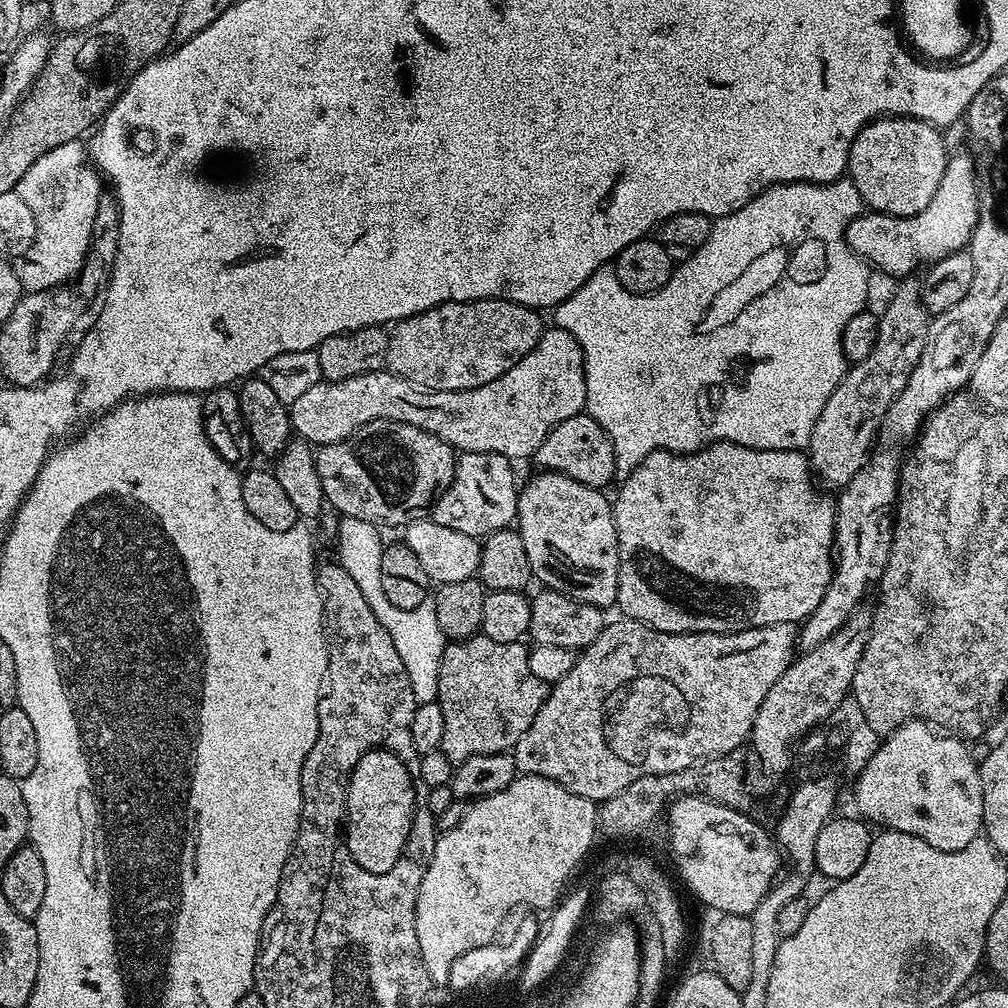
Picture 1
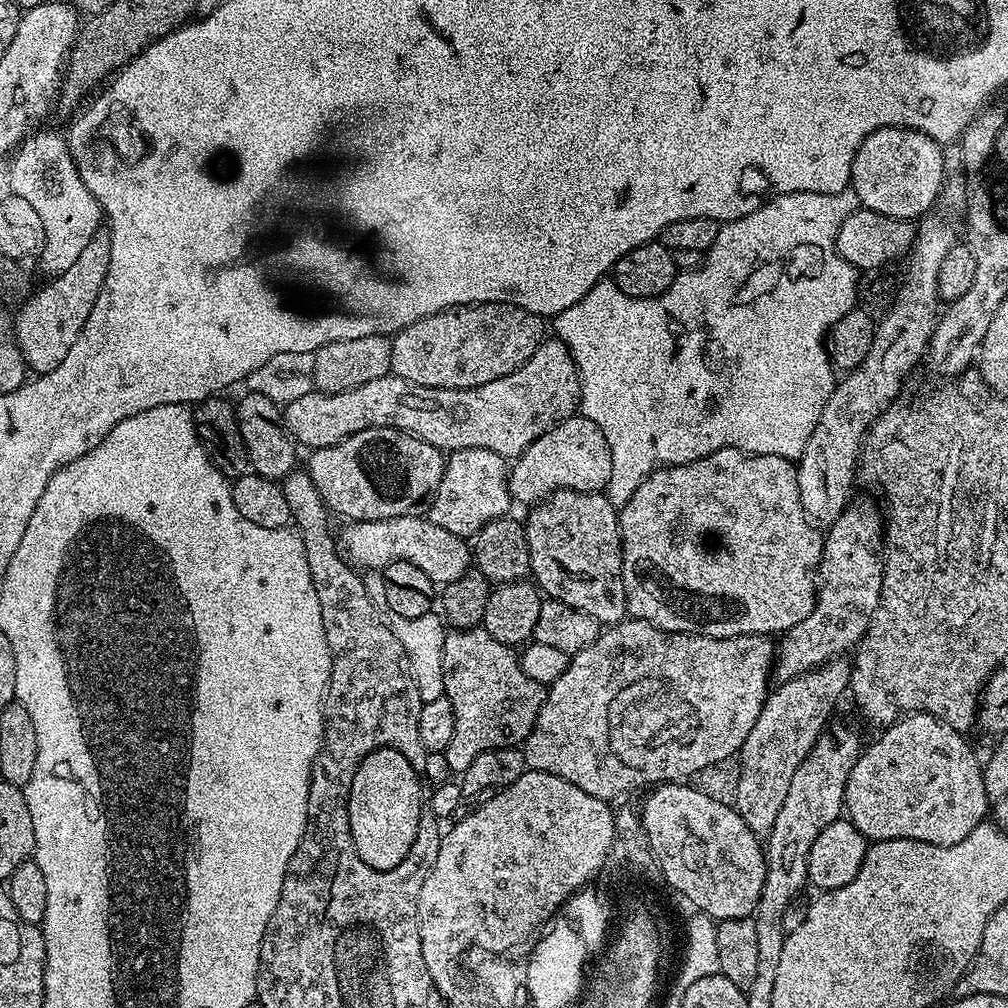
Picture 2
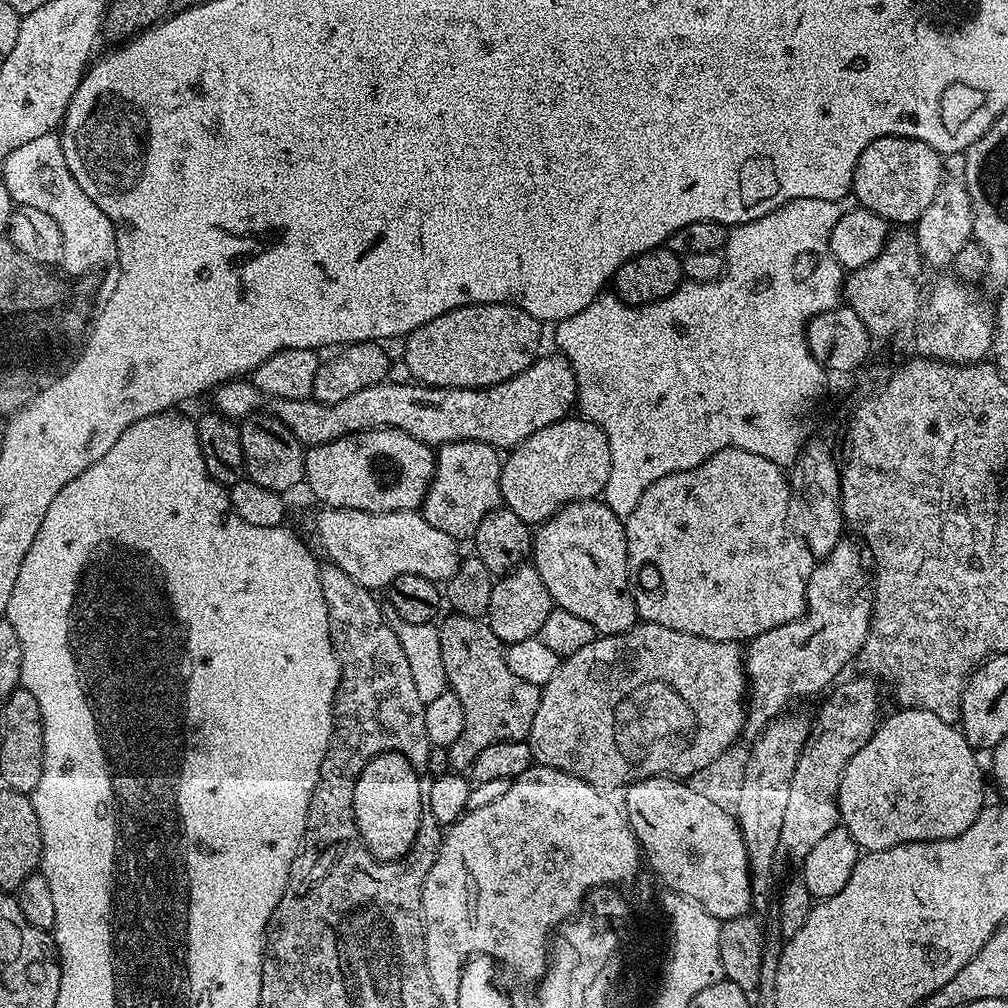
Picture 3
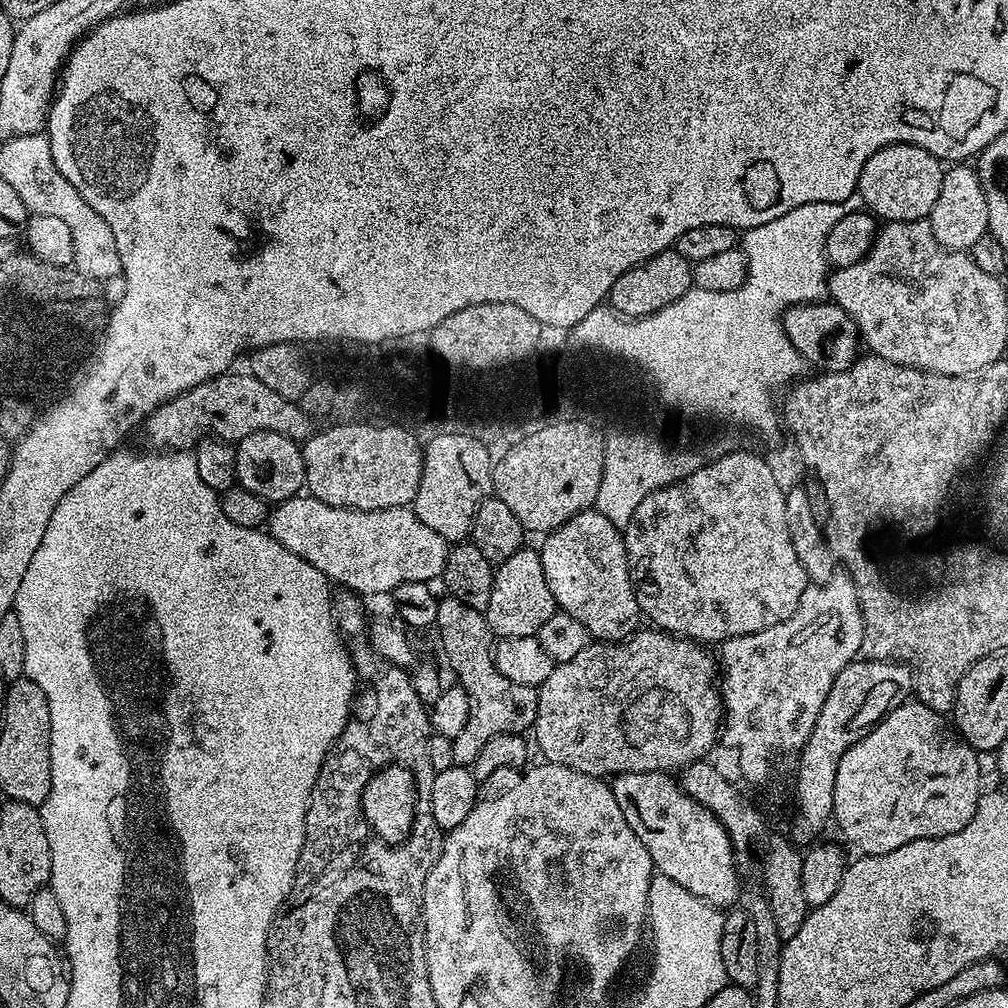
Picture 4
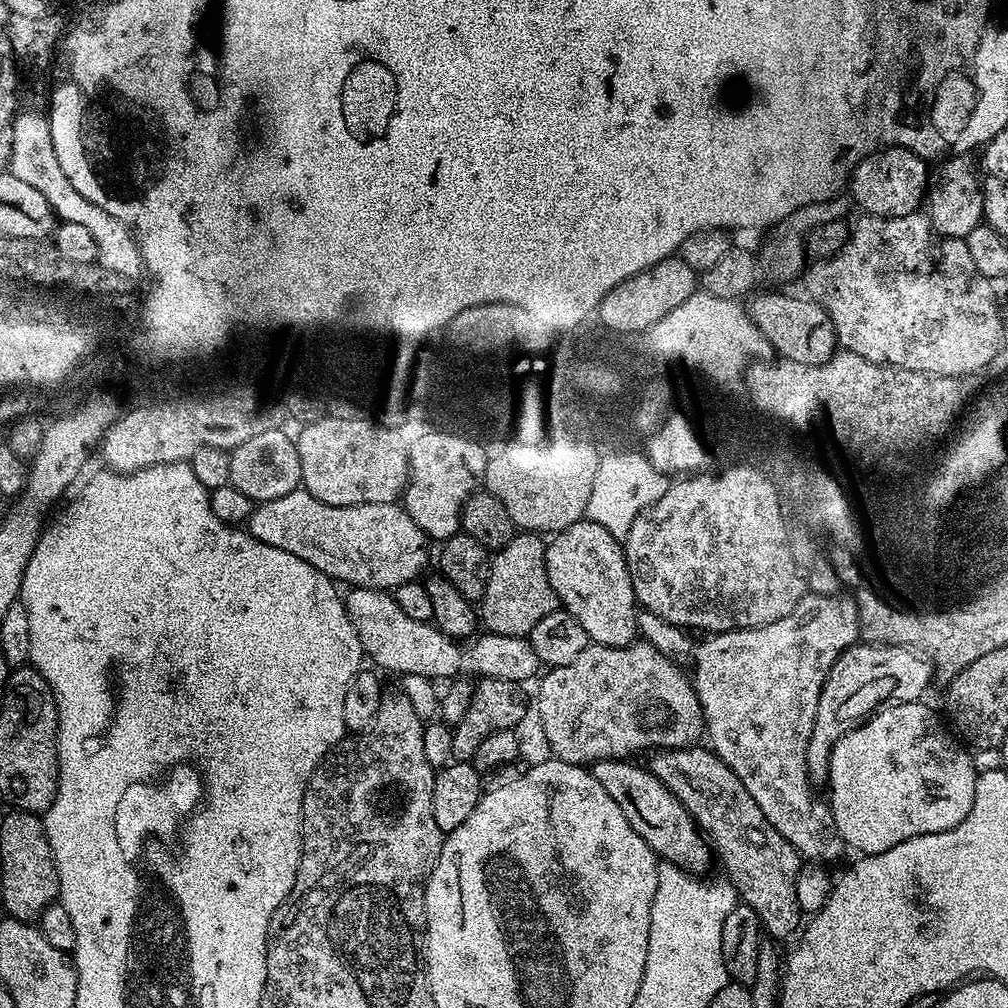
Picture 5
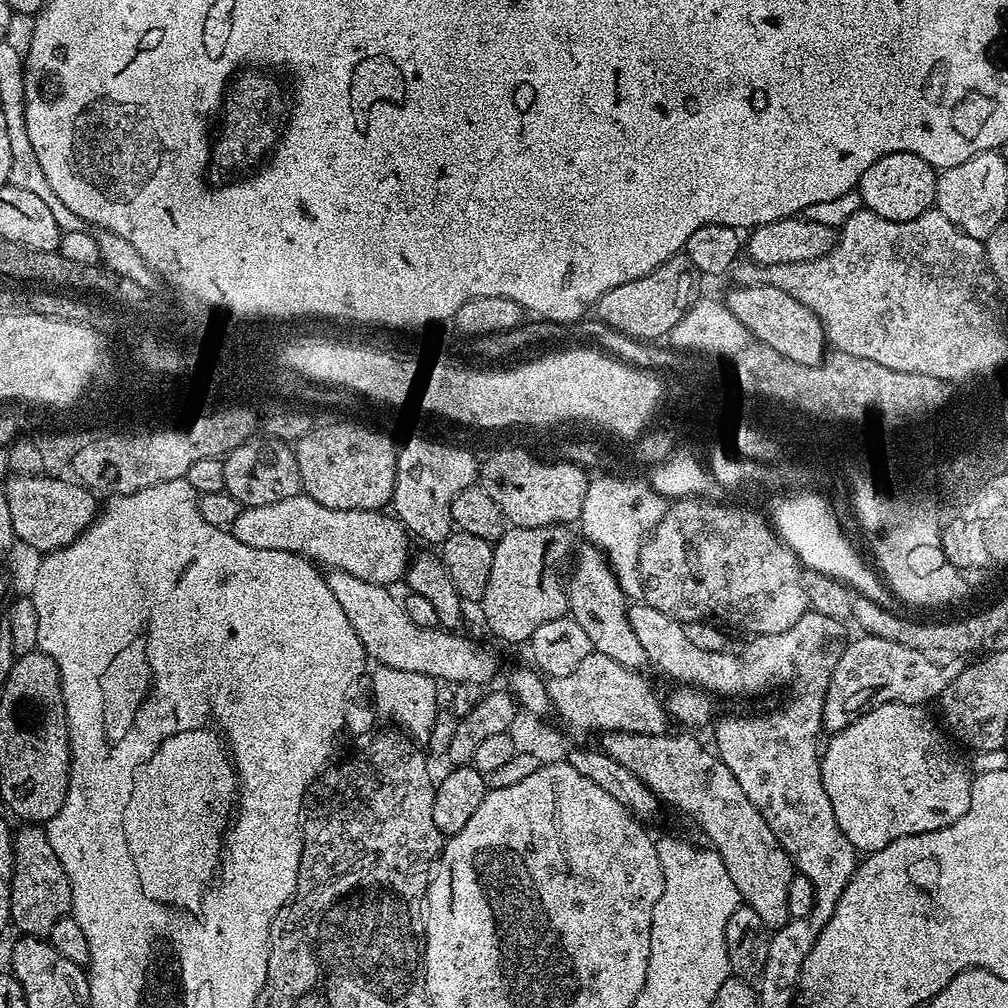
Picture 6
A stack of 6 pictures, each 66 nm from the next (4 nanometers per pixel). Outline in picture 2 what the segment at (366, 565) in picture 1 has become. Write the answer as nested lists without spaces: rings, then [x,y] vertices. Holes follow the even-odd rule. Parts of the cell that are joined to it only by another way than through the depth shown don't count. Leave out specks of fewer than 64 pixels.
[[[370,572],[363,577],[367,593],[378,609],[381,621],[393,632],[394,638],[401,643],[414,674],[415,686],[418,688],[421,703],[432,702],[444,694],[444,671],[442,670],[442,648],[448,630],[443,617],[435,611],[422,615],[421,618],[403,618],[387,605],[384,577],[381,573]]]

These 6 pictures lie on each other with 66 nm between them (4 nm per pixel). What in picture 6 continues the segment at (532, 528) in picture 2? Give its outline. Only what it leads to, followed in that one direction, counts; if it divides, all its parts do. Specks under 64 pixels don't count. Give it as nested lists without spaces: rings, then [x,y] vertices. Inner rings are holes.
[[[584,546],[580,553],[577,551],[576,565],[572,568],[572,576],[567,581],[568,590],[568,612],[572,619],[578,622],[578,626],[582,626],[582,630],[586,630],[586,634],[590,637],[593,649],[602,654],[606,654],[606,658],[614,658],[614,662],[622,662],[622,666],[627,668],[643,669],[648,664],[648,655],[646,650],[642,650],[642,642],[638,642],[634,629],[630,626],[630,618],[628,617],[629,597],[625,596],[624,590],[620,585],[616,572],[612,565],[608,563],[605,553],[601,552],[595,546]]]

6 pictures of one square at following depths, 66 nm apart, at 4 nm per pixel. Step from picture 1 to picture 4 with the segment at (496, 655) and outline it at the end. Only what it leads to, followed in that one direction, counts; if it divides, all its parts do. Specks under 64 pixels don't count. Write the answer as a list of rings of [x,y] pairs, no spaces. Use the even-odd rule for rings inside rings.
[[[445,595],[438,603],[434,632],[440,635],[440,648],[456,675],[453,677],[463,686],[470,698],[470,722],[466,722],[462,734],[452,739],[454,765],[470,766],[474,758],[478,758],[482,746],[490,742],[490,738],[498,738],[498,734],[524,734],[527,733],[527,728],[529,731],[535,725],[537,689],[518,686],[518,682],[510,682],[506,674],[498,674],[492,657],[492,627],[481,609],[471,608],[461,600]]]

